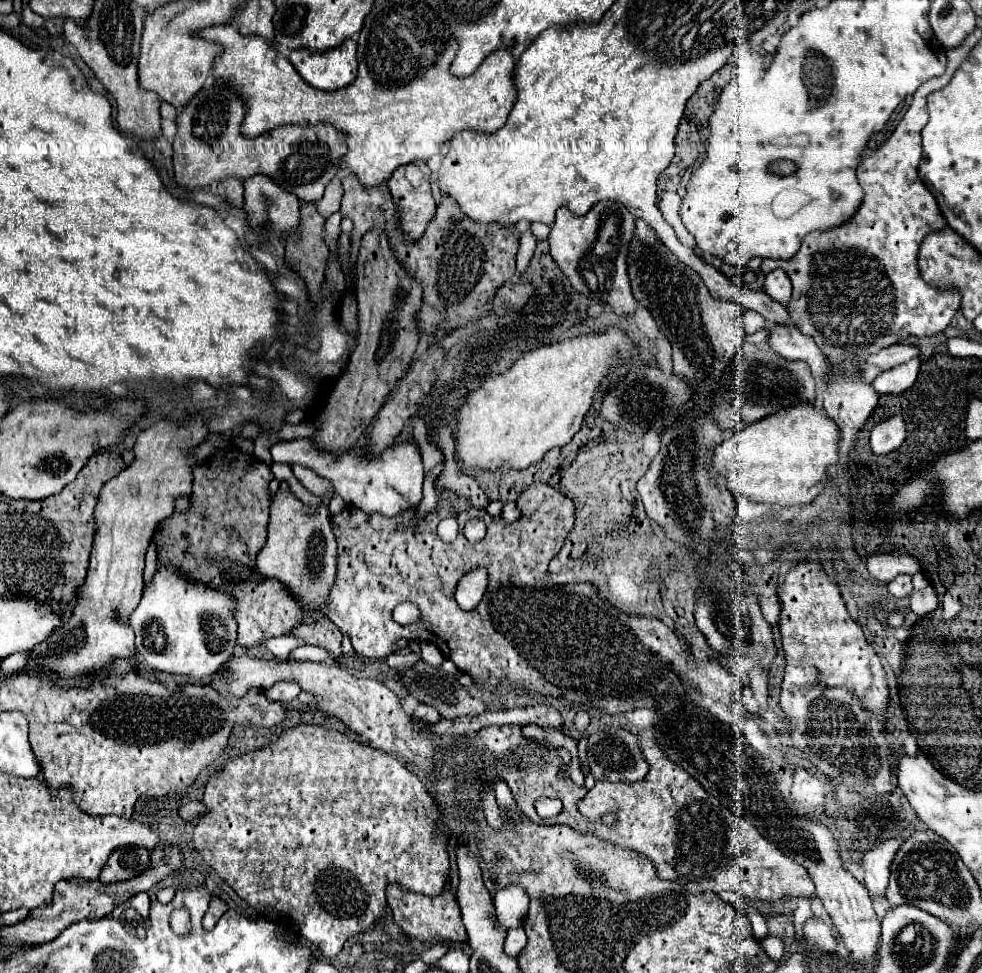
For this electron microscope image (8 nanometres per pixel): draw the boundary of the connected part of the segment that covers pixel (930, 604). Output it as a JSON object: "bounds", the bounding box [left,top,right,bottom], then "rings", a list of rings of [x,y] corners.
{"bounds":[910,586,940,616],"rings":[[[926,586],[926,588],[922,588],[922,590],[914,590],[914,592],[910,594],[910,610],[912,610],[914,614],[924,616],[924,614],[936,610],[938,604],[940,604],[940,602],[938,602],[938,594],[936,594],[936,590],[934,590],[932,586]]]}

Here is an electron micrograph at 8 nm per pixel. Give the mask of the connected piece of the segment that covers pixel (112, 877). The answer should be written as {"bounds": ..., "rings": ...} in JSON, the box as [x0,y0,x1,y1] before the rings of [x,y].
{"bounds":[100,846,150,884],"rings":[[[124,846],[112,852],[106,866],[100,872],[102,884],[114,884],[130,880],[150,868],[150,852],[146,848]]]}

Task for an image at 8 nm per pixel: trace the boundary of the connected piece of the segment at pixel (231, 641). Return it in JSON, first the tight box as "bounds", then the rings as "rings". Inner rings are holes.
{"bounds":[130,566,236,680],"rings":[[[160,566],[152,576],[150,584],[144,588],[138,608],[130,616],[130,624],[136,632],[136,652],[142,658],[142,662],[154,668],[156,672],[194,678],[194,680],[210,678],[232,656],[236,646],[236,622],[232,618],[232,610],[234,610],[234,600],[230,596],[212,590],[208,586],[184,580],[176,576],[172,568]]]}

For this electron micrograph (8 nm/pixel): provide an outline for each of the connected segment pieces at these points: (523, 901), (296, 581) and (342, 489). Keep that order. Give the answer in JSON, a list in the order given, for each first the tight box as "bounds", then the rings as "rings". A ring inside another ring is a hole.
[{"bounds":[494,886,528,930],"rings":[[[510,886],[496,892],[494,906],[498,926],[504,930],[512,930],[524,922],[528,910],[528,896],[520,890],[520,886]]]},{"bounds":[256,482,336,614],"rings":[[[282,482],[280,490],[272,496],[270,520],[268,520],[268,538],[256,556],[256,566],[264,578],[280,580],[306,612],[310,612],[310,614],[312,612],[326,612],[326,598],[328,598],[328,594],[334,586],[334,578],[336,578],[336,538],[334,538],[334,532],[330,526],[328,508],[322,504],[320,508],[310,510],[298,498],[294,498],[294,494]]]},{"bounds":[272,438,422,518],"rings":[[[298,438],[292,442],[278,442],[272,446],[272,460],[284,464],[302,464],[314,470],[318,476],[332,480],[336,492],[346,504],[354,504],[364,512],[380,512],[388,518],[400,516],[404,510],[416,508],[422,500],[422,460],[414,444],[402,444],[388,448],[380,458],[366,458],[358,452],[346,452],[342,458],[332,458],[332,454],[322,454],[314,450],[310,440]]]}]

